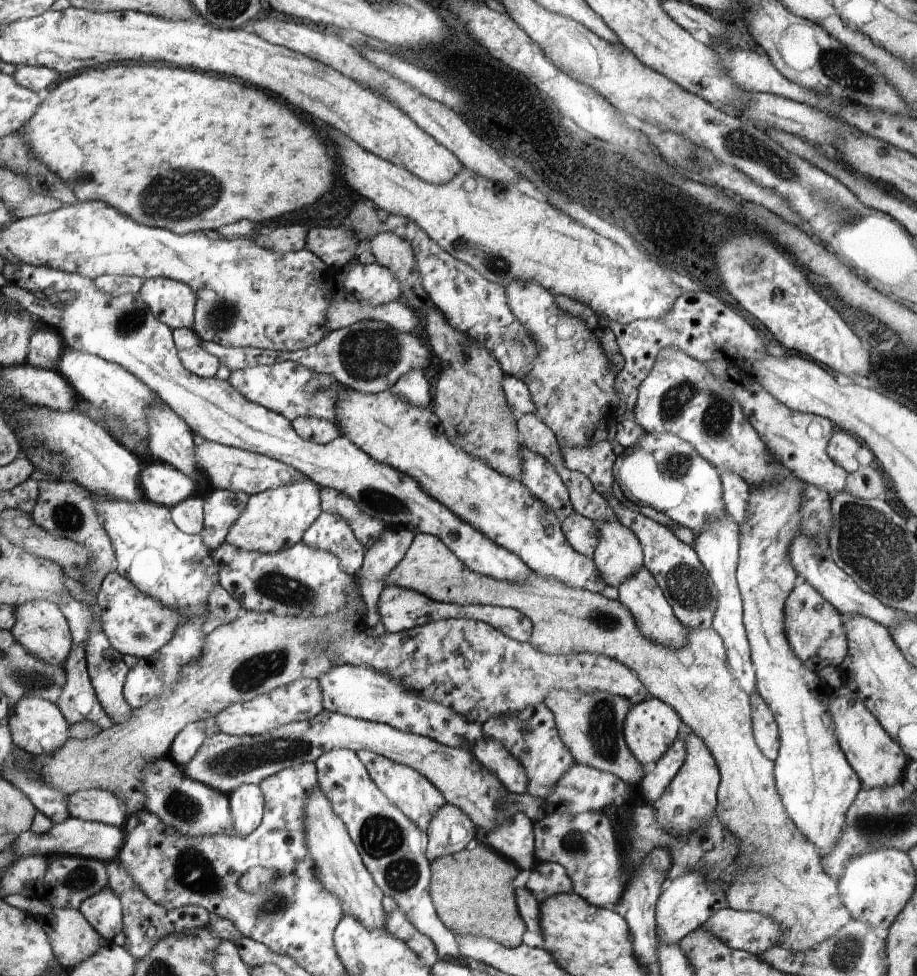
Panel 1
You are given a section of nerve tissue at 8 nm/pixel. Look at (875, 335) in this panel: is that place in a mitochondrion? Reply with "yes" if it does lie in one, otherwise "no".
no

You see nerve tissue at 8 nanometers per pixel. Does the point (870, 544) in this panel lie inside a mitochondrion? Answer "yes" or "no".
yes

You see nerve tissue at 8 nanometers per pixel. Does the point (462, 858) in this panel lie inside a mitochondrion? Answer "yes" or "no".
no

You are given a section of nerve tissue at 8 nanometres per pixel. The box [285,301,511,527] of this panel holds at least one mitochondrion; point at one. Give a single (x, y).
(369, 353)

